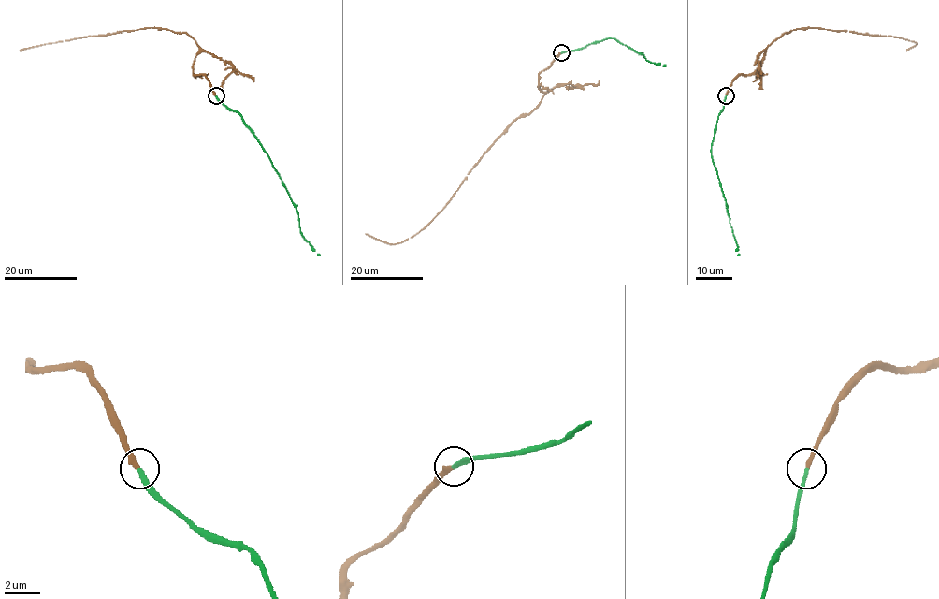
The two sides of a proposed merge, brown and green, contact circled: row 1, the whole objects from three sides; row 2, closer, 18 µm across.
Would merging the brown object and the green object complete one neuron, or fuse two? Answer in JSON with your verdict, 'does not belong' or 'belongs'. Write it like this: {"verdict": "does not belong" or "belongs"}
{"verdict": "belongs"}

